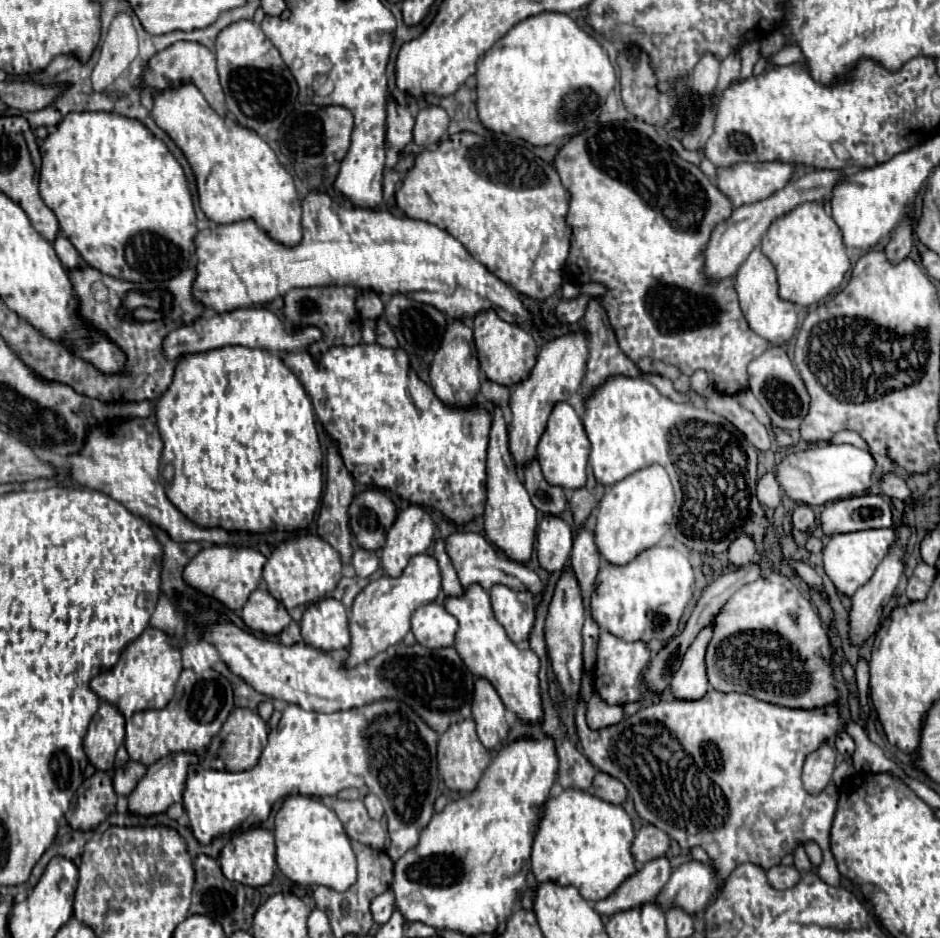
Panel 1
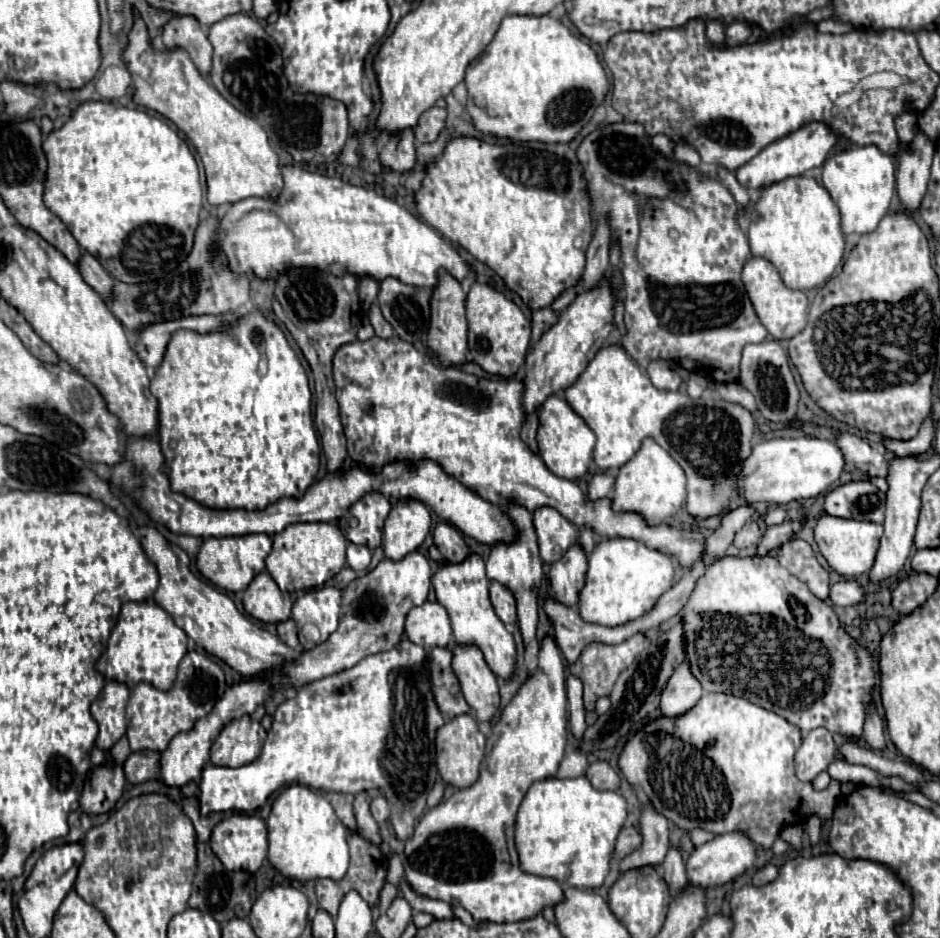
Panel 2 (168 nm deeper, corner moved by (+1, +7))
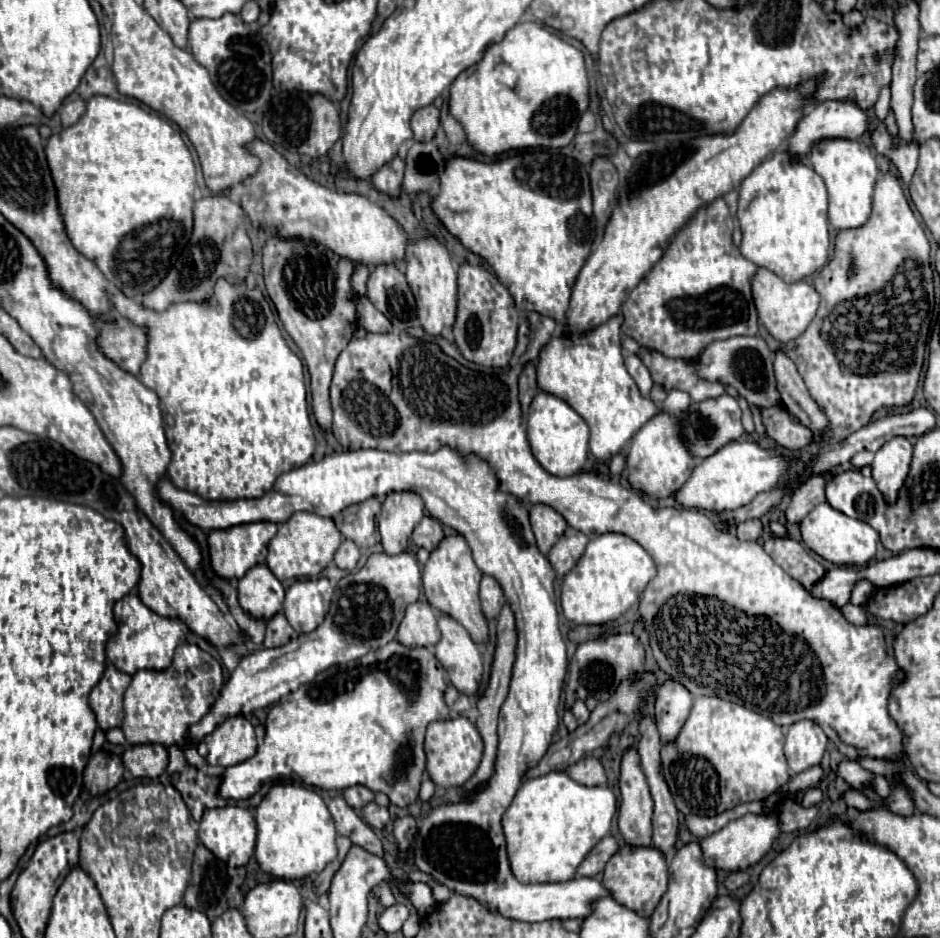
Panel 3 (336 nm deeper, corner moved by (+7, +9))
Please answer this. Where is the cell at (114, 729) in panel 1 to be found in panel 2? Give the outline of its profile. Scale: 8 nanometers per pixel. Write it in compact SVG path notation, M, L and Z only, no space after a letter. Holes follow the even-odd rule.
M108 680L98 700L92 704L92 716L100 726L96 746L102 750L110 750L110 746L126 734L126 702L130 696L130 688L122 682Z

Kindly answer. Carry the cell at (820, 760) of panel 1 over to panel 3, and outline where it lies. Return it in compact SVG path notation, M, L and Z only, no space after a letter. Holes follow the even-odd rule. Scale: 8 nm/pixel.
M800 720L792 724L784 746L784 754L790 770L798 774L798 772L804 772L806 768L820 764L826 744L828 744L828 738L816 722Z

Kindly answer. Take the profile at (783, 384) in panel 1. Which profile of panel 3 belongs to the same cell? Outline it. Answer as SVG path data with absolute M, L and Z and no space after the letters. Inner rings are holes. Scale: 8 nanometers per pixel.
M734 336L728 340L720 340L720 342L712 342L698 358L696 370L700 374L700 378L708 380L708 382L722 382L722 384L730 384L738 390L738 394L742 398L748 400L748 404L756 406L756 408L772 408L772 406L780 406L780 392L776 388L776 376L774 376L774 354L768 348L766 340L762 340L760 336Z

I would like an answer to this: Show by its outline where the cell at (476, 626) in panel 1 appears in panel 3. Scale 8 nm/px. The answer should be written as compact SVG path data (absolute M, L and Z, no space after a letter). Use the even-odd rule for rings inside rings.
M460 534L446 536L438 544L438 548L430 552L430 558L422 570L422 580L424 580L426 600L430 602L432 608L436 608L440 614L450 616L456 622L460 622L476 644L488 642L490 628L482 614L482 606L480 606L480 598L478 598L478 586L482 580L482 572L478 570L474 558L472 558L470 546L466 544L466 540Z

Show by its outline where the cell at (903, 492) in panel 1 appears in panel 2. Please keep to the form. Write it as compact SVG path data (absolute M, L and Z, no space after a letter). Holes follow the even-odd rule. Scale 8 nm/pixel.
M836 432L834 434L834 442L836 446L842 450L844 458L848 464L856 466L860 472L868 474L868 476L886 476L886 468L888 468L888 460L874 452L862 438L858 438L856 434L850 432Z

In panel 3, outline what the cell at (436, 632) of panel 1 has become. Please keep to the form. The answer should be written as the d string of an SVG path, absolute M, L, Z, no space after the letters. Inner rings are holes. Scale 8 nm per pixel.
M414 602L406 608L406 616L398 628L398 642L414 646L434 646L440 640L438 614L428 602Z

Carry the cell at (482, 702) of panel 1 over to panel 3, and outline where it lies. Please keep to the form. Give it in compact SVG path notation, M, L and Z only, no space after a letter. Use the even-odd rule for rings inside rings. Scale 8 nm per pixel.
M438 616L438 626L442 630L442 638L436 644L436 658L444 666L456 690L476 696L484 674L478 646L472 642L466 628L450 616Z

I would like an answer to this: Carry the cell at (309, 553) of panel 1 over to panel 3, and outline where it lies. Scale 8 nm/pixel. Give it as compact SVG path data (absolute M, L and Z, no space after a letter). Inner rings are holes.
M296 512L286 522L278 524L276 536L268 544L268 568L278 580L290 578L316 578L334 560L334 554L342 542L342 534L334 526L332 518L322 518L310 512Z

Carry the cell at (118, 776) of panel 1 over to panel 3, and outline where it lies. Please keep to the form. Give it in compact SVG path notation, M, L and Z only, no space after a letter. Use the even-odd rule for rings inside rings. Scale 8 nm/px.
M160 744L130 746L122 754L122 762L136 778L158 778L168 764L168 752Z

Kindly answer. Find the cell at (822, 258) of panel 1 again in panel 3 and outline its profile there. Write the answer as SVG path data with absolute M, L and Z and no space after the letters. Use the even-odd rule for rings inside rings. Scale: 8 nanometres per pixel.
M776 152L764 160L740 186L738 222L742 228L740 252L744 258L760 268L772 270L784 282L800 282L812 276L828 262L830 234L828 234L828 194L822 178L806 164L792 164L786 152Z

